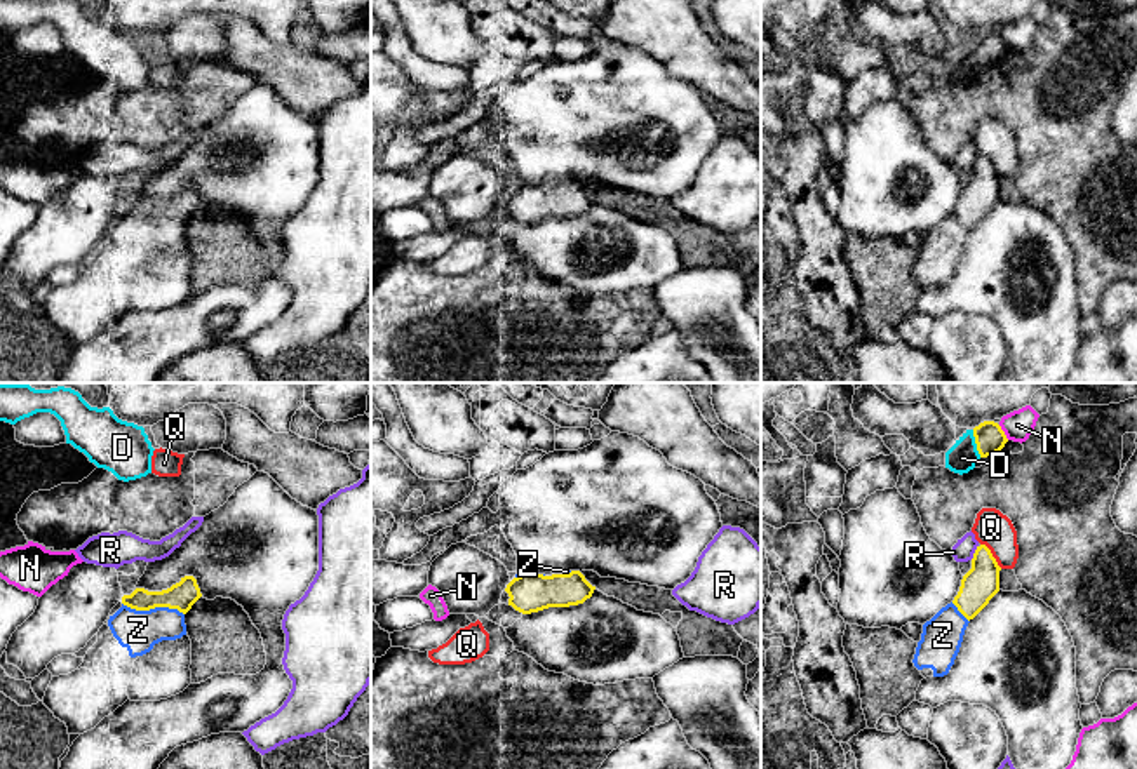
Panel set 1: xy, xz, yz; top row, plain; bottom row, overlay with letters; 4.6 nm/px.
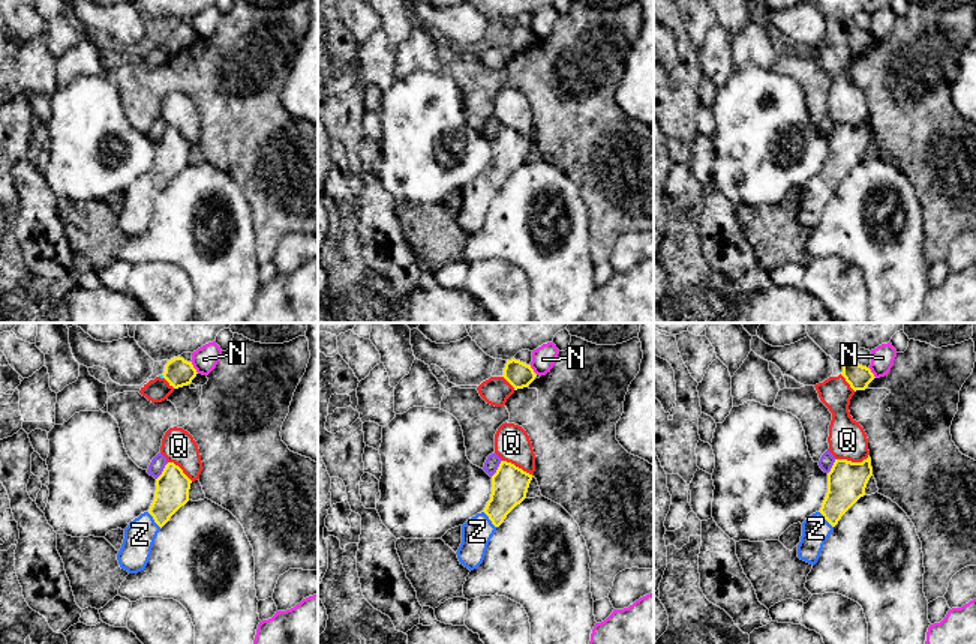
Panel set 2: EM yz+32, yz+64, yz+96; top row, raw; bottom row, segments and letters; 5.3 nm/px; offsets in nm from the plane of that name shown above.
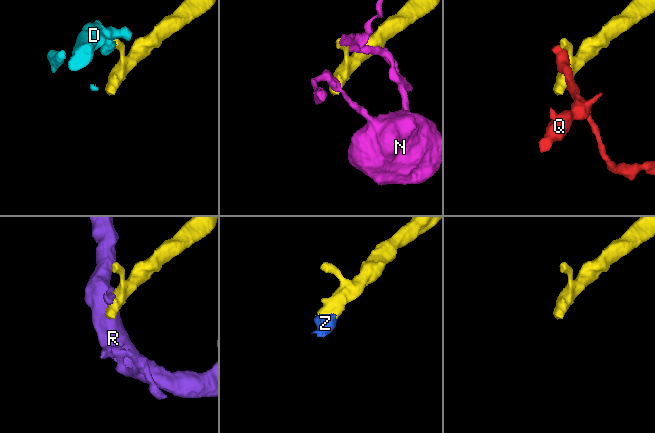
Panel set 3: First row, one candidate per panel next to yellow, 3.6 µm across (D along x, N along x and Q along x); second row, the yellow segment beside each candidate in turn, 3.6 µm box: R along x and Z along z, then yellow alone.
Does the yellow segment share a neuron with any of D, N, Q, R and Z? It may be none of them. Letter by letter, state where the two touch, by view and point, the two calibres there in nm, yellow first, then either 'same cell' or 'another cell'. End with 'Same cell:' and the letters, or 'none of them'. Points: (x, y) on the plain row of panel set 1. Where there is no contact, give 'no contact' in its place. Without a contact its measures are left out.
D: yz (975, 53) | 140/140 nm | another cell
N: yz (1003, 42) | 140/140 nm | another cell
Q: yz (991, 166) | 170/170 nm | another cell
R: yz (975, 162) | 170/100 nm | another cell
Z: xy (154, 218) | 130/190 nm | same cell
Same cell: Z

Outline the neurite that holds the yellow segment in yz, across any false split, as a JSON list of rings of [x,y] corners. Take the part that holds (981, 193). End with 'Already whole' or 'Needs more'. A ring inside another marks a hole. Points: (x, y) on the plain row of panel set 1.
[[[977,157],[972,179],[963,186],[954,211],[923,235],[912,273],[925,289],[949,284],[968,233],[999,202],[999,181],[991,160]]]. Needs more

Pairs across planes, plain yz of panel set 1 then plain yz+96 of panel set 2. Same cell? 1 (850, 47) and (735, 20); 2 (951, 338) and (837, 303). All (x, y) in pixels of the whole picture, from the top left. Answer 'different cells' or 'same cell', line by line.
1: same cell
2: same cell

